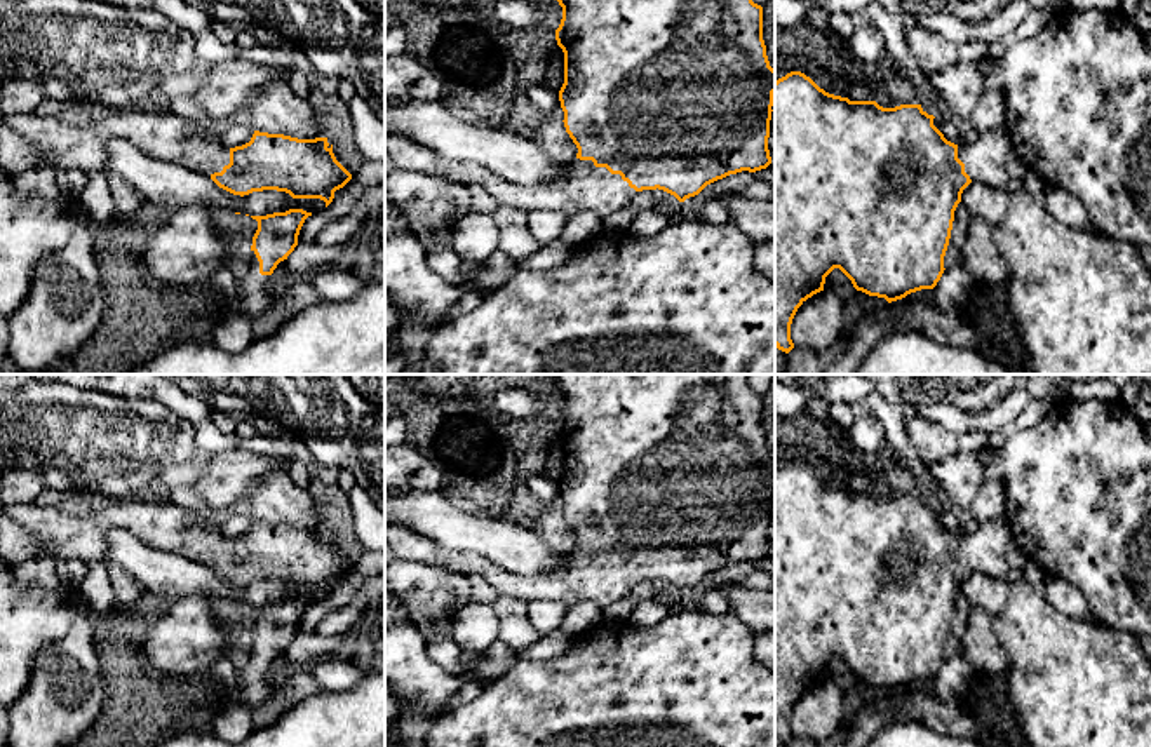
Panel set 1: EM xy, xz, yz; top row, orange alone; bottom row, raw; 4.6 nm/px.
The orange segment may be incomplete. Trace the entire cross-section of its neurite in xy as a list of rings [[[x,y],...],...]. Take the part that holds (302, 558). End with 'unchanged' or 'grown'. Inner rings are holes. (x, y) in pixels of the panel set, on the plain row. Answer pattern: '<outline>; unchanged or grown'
[[[115,500],[85,515],[63,505],[16,503],[5,505],[3,515],[45,542],[45,552],[35,561],[99,561],[106,555],[106,535],[127,529],[146,545],[205,564],[240,587],[277,580],[293,589],[320,589],[327,597],[334,582],[352,569],[327,528],[298,529],[254,521],[249,533],[226,538],[169,500]]]; grown

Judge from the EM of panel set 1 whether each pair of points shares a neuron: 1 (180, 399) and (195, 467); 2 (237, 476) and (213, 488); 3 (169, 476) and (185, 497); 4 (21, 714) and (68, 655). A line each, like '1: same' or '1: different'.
1: different
2: same
3: different
4: same

